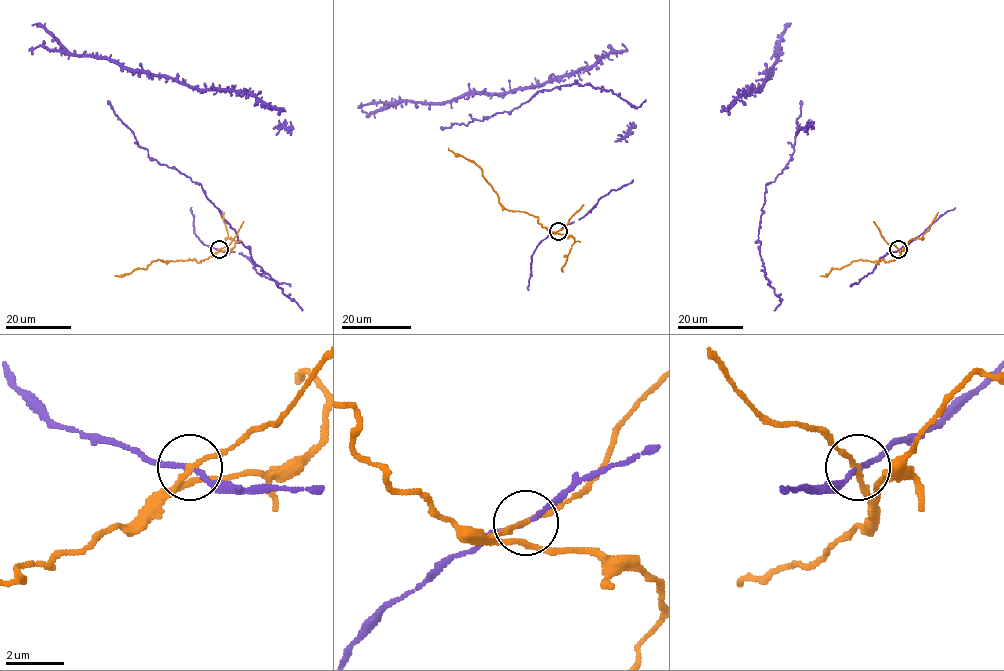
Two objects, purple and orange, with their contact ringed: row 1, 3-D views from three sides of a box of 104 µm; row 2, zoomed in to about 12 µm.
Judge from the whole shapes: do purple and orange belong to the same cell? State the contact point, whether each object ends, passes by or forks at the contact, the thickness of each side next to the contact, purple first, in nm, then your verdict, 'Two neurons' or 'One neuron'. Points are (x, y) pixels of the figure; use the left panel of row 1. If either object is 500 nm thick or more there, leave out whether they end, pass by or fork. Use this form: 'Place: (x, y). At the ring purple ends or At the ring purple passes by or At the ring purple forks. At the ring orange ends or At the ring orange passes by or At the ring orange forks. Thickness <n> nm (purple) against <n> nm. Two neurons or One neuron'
Place: (219, 249). At the ring purple passes by. At the ring orange passes by. Thickness 150 nm (purple) against 160 nm. Two neurons

